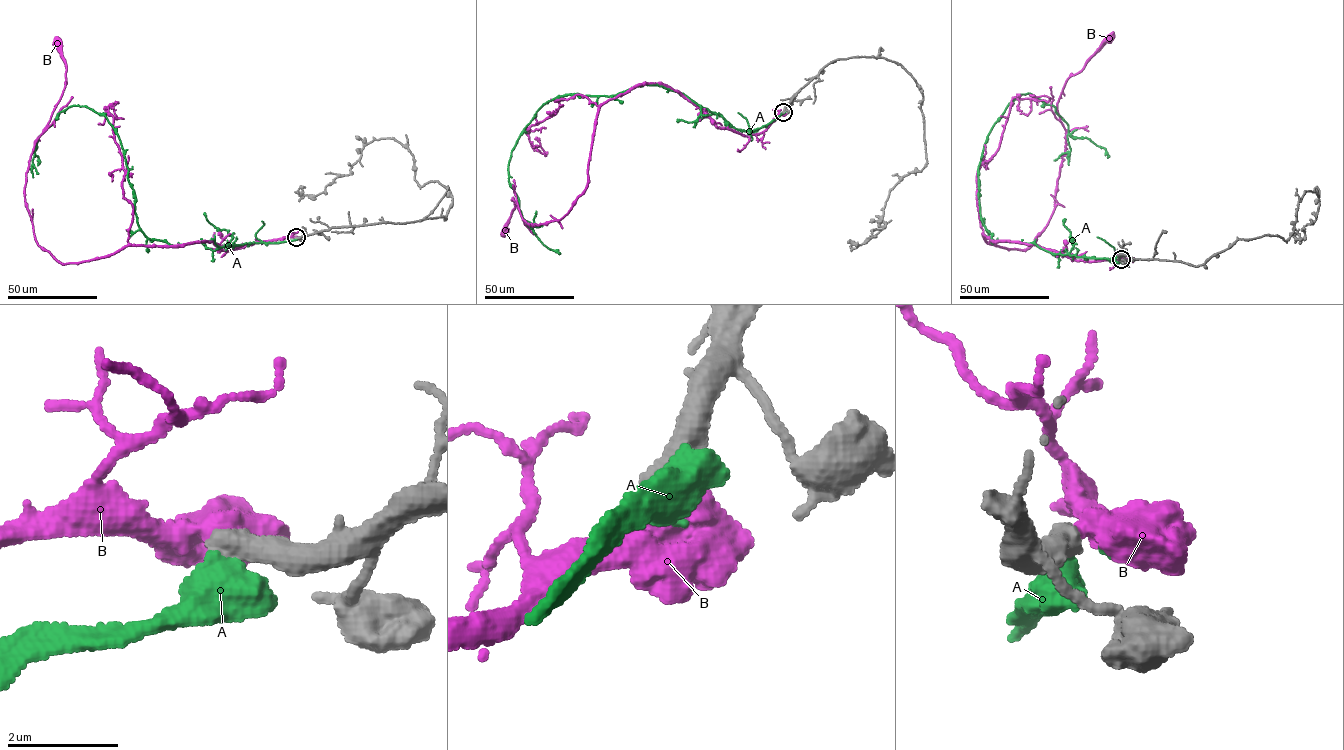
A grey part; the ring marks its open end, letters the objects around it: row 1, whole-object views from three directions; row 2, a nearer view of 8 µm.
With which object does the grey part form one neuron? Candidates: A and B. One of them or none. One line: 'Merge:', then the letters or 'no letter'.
Merge: B

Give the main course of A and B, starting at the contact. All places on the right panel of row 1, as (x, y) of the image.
A: (1120, 260), (993, 240), (980, 213), (987, 135), (1022, 94), (1054, 106), (1069, 133), (1107, 158)
B: (1121, 260), (1076, 260), (982, 235), (1020, 249), (1040, 234), (1066, 143), (1057, 104), (1067, 79), (1110, 38)

